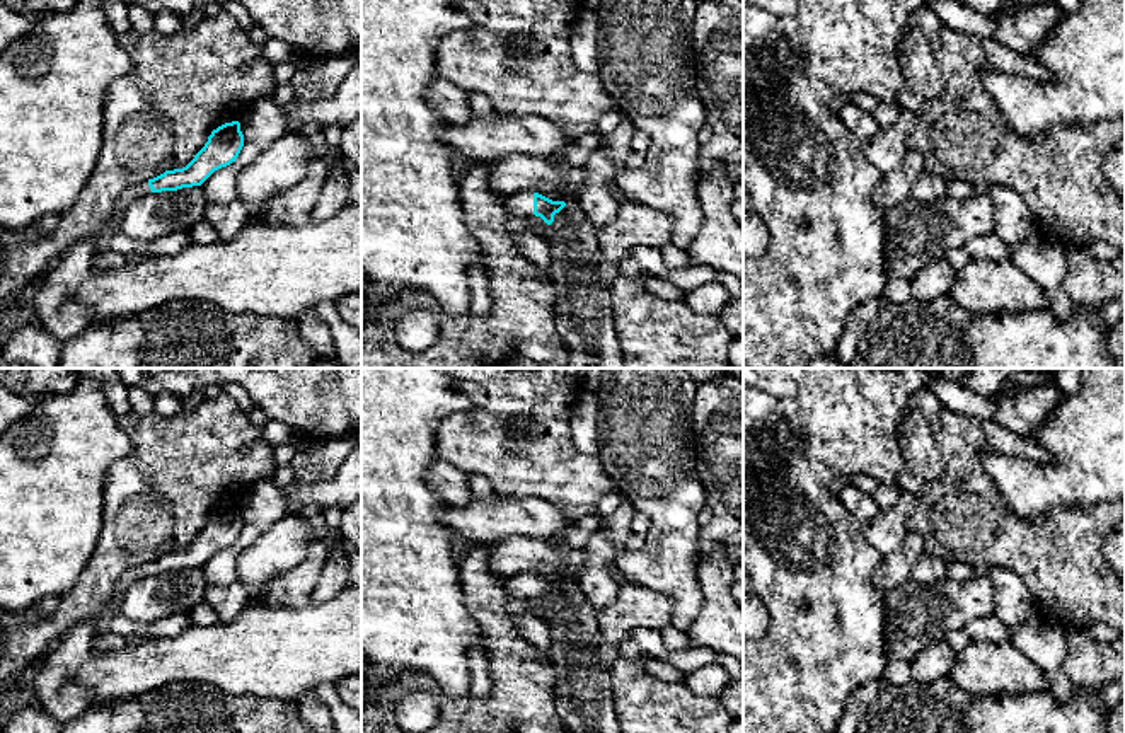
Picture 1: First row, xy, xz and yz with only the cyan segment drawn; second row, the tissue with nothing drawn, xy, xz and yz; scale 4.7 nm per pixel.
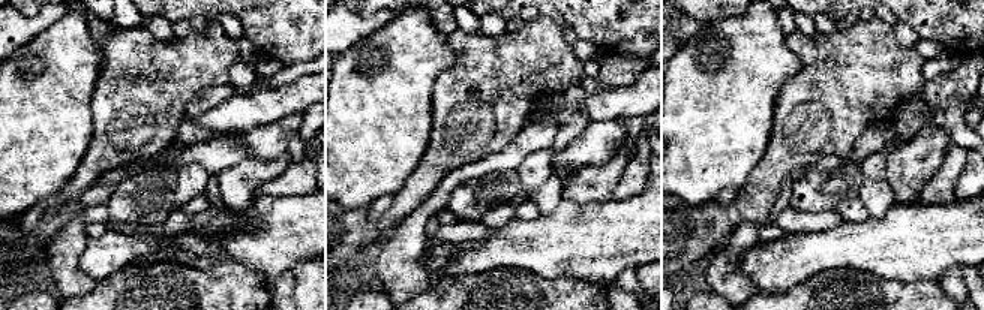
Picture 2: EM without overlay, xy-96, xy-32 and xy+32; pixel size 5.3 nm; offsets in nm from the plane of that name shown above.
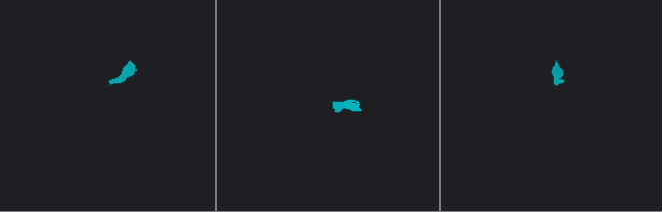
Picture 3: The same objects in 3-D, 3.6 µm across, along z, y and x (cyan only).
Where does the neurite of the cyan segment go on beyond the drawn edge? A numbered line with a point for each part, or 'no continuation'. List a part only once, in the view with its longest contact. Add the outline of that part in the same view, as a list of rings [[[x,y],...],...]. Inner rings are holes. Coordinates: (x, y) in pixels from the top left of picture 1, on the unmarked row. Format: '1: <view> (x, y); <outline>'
1: xz (520, 585); [[[520,573],[506,578],[505,590],[510,598],[528,600],[534,597],[534,573]]]

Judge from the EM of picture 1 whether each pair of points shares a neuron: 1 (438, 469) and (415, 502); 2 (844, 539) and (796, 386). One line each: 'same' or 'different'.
1: different
2: same

